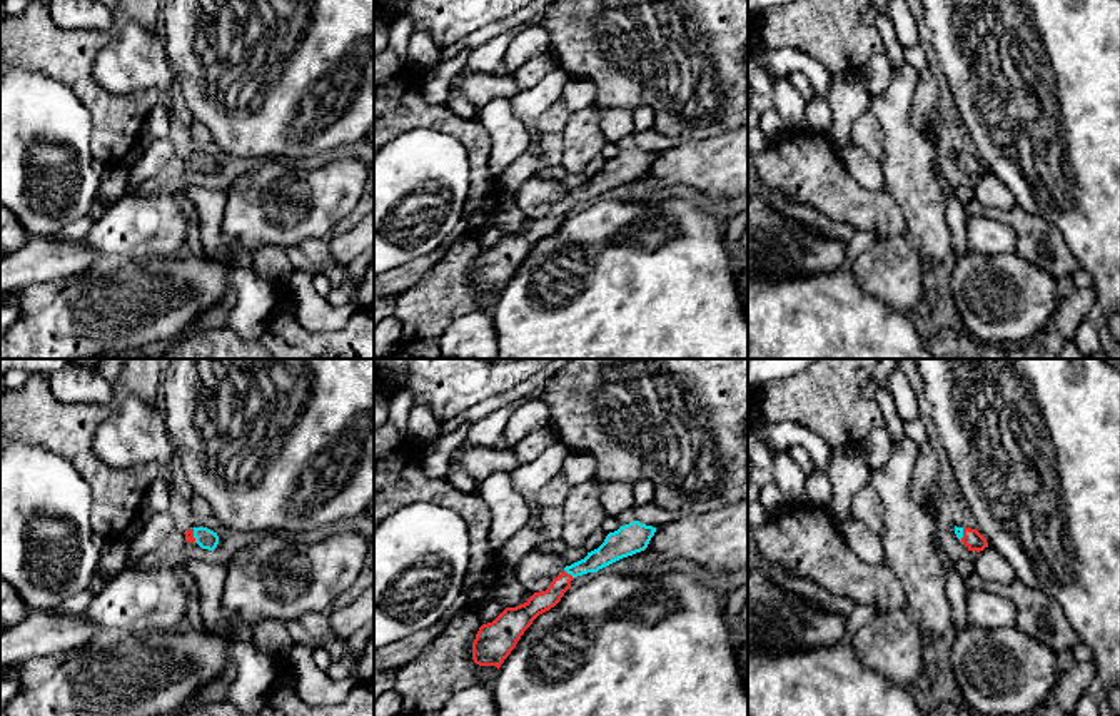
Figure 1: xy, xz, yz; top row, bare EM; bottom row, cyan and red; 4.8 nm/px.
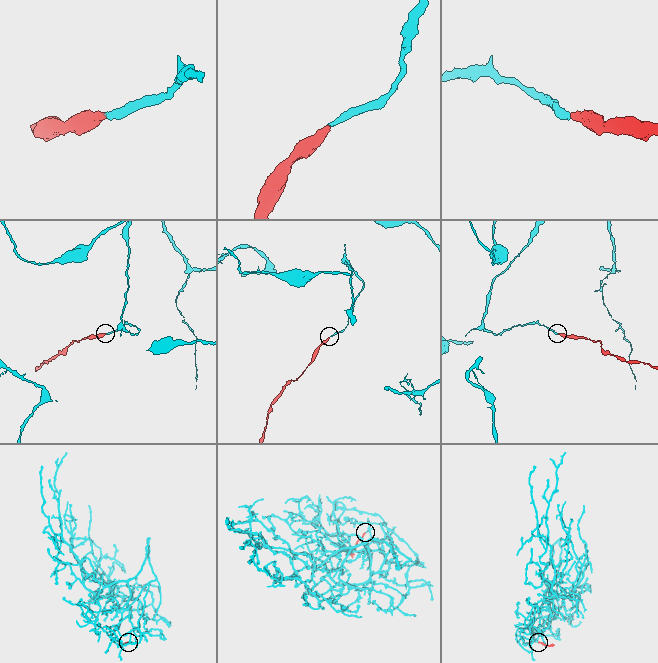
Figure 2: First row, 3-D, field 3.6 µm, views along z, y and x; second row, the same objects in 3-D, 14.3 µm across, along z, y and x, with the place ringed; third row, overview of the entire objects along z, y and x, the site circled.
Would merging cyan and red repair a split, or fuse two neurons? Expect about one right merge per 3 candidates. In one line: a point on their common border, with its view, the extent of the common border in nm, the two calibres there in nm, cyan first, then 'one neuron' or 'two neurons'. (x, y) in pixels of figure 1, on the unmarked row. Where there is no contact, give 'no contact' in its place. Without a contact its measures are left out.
xz (570, 199) | 60 nm | 120/100 nm | one neuron

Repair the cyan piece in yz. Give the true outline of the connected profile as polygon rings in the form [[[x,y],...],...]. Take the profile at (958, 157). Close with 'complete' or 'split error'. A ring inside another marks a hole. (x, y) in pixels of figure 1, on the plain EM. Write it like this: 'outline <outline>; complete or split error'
outline [[[955,152],[955,160],[968,174],[968,177],[980,179],[988,174],[986,165],[976,155]]]; split error

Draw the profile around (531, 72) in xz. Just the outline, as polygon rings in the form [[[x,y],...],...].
[[[551,52],[537,55],[524,62],[514,73],[519,90],[537,85],[549,72],[556,68],[556,60]]]

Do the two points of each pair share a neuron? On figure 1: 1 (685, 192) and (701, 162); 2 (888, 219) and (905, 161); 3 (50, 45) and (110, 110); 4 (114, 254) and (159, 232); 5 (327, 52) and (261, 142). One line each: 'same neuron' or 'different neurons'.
1: different neurons
2: different neurons
3: same neuron
4: same neuron
5: same neuron

